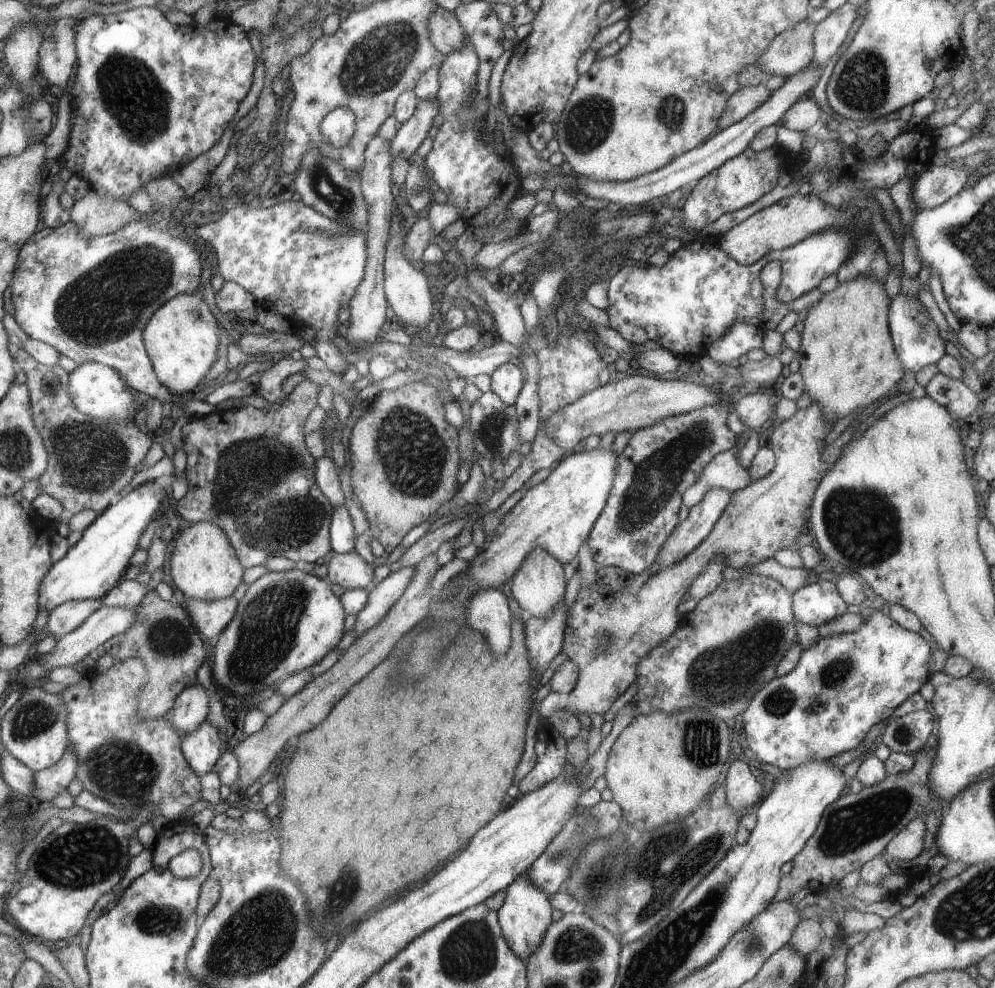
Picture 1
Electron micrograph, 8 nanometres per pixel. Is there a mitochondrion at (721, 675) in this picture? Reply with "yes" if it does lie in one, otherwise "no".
yes

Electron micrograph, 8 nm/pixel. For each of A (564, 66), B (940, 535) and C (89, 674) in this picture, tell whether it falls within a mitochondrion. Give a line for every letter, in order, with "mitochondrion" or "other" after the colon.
A: other
B: other
C: other

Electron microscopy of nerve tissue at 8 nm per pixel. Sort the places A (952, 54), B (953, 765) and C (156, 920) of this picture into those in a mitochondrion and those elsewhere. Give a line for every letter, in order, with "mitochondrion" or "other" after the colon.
A: other
B: other
C: mitochondrion

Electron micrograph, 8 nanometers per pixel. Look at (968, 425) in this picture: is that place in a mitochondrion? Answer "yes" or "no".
no

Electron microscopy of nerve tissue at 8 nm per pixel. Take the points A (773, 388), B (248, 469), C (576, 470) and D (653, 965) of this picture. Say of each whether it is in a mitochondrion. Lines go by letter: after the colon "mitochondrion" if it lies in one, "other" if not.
A: other
B: mitochondrion
C: other
D: mitochondrion

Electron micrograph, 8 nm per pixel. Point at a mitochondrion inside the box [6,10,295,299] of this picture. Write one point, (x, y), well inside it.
(138, 103)

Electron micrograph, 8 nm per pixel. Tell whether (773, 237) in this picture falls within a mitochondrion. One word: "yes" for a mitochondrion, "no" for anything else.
yes

